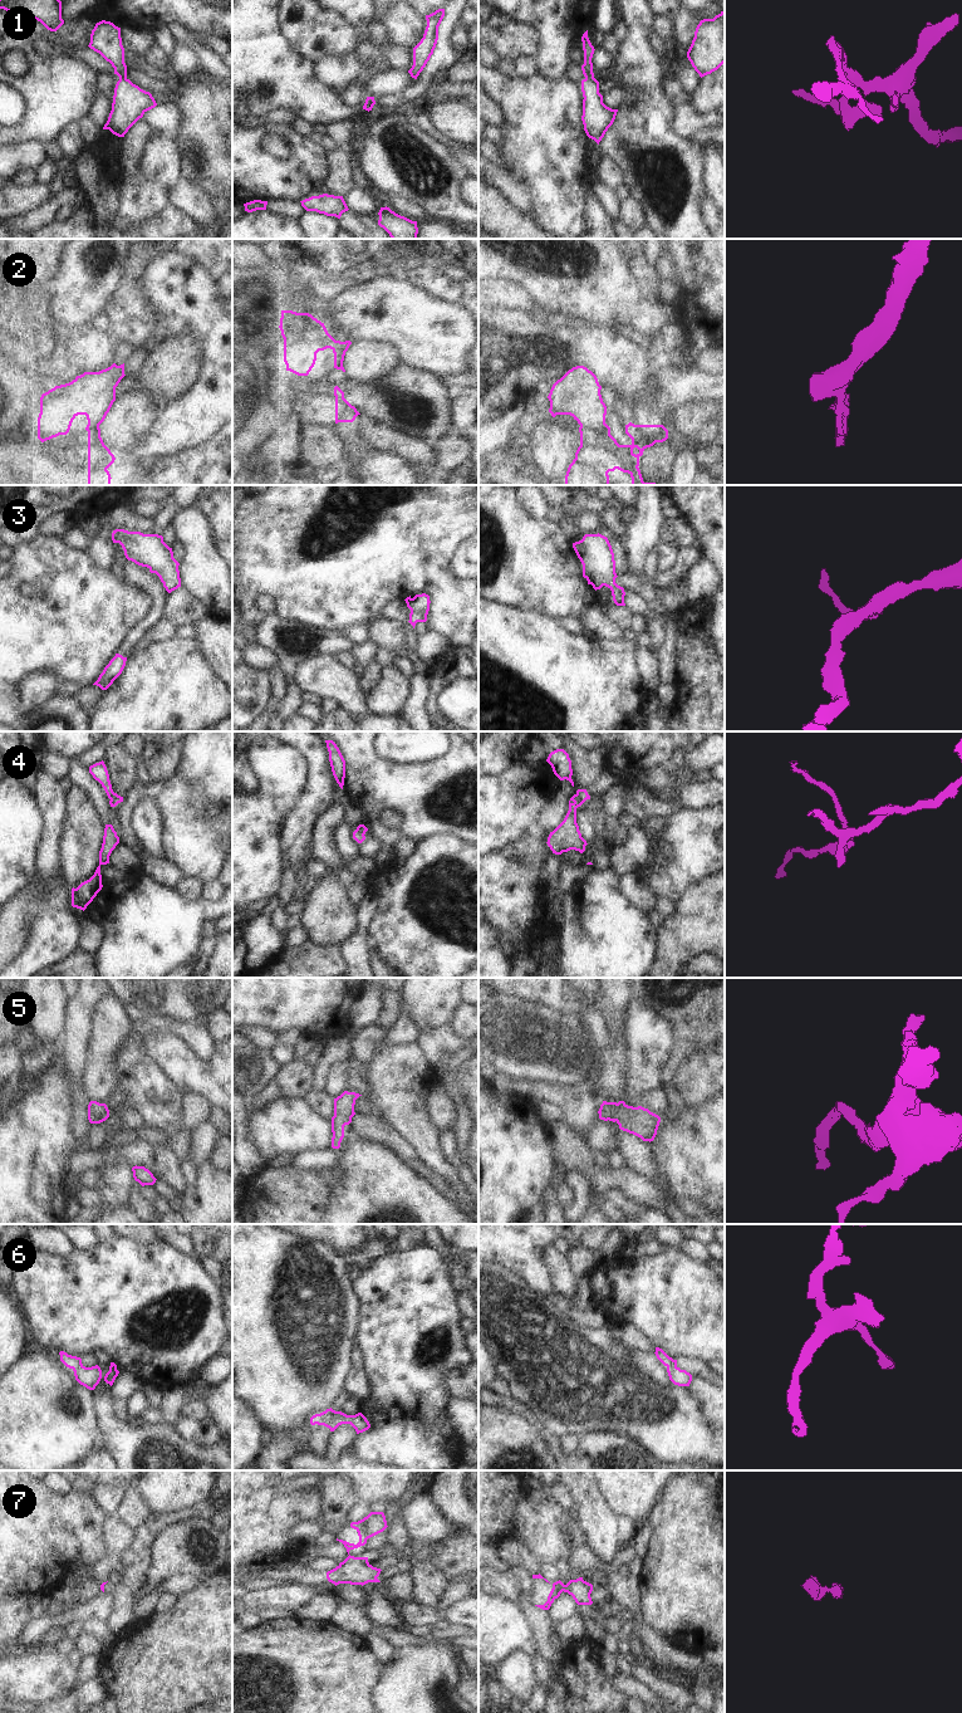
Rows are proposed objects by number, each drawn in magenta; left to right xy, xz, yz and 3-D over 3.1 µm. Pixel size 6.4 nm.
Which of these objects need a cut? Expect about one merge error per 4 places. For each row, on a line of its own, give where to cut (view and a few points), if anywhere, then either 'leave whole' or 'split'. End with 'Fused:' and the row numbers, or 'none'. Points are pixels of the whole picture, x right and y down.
1: cut yz (593, 76), (585, 79); split
2: cut yz (604, 421), (580, 426); split
3: cut none; leave whole
4: cut yz (577, 793), (582, 803); split
5: cut none; leave whole
6: cut none; leave whole
7: cut none; leave whole
Fused: 1, 2, 4

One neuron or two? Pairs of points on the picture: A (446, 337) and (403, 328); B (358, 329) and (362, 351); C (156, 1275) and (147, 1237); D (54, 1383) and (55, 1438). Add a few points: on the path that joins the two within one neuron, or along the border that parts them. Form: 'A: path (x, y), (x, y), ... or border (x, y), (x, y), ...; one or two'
A: path (436, 334), (430, 333), (425, 328), (413, 328); one
B: border (388, 341), (357, 339), (352, 343); two
C: border (123, 1237), (146, 1243), (153, 1243), (160, 1237); two
D: path (54, 1396), (54, 1424); one

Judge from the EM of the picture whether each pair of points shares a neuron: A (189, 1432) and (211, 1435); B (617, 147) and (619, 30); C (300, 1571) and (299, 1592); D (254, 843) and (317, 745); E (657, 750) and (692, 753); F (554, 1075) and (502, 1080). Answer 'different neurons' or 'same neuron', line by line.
A: same neuron
B: different neurons
C: different neurons
D: different neurons
E: same neuron
F: different neurons

